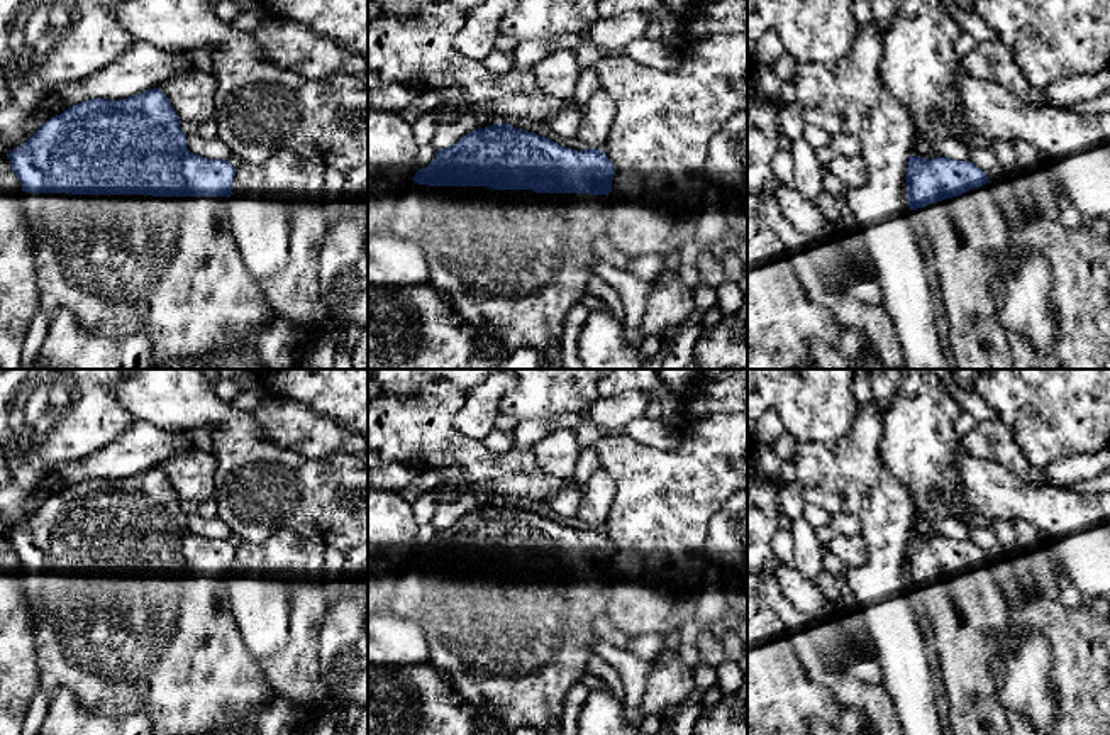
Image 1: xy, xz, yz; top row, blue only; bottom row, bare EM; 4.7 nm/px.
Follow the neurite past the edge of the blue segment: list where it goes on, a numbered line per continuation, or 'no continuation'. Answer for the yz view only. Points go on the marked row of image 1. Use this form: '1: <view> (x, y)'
1: yz (970, 236)

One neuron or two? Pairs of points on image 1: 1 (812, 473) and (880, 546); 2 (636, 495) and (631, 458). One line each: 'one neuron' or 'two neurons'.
1: one neuron
2: one neuron

